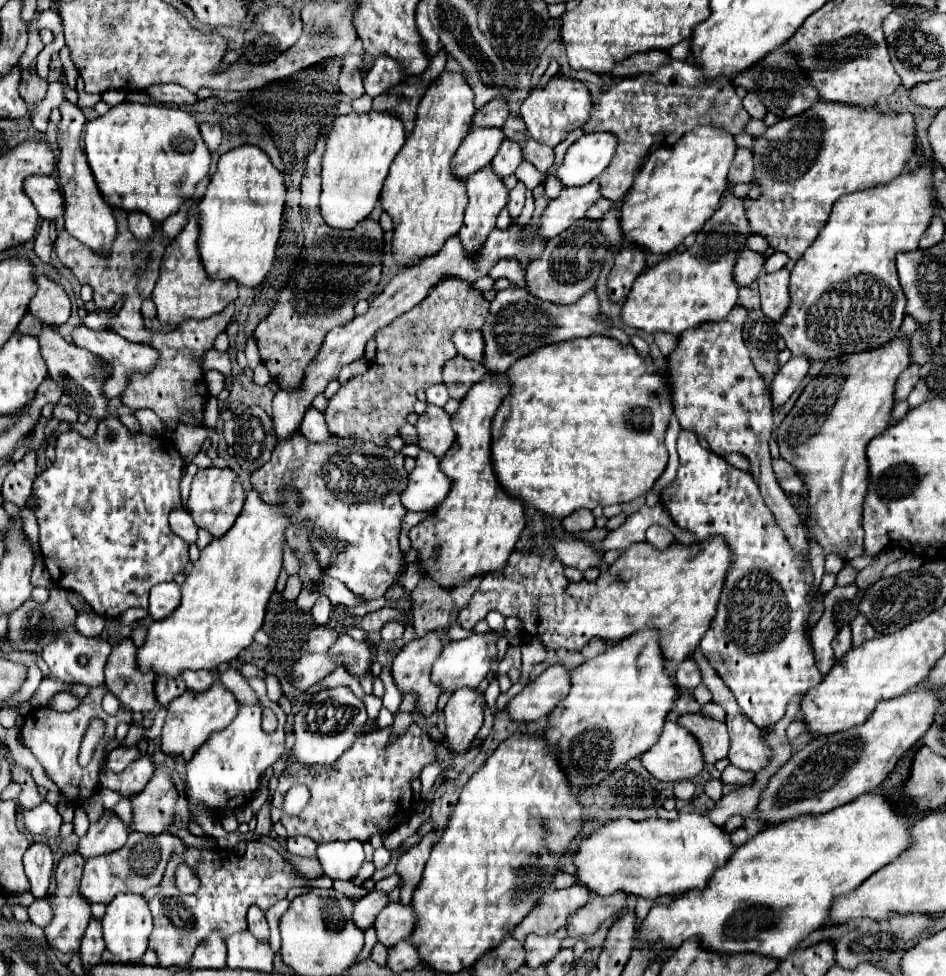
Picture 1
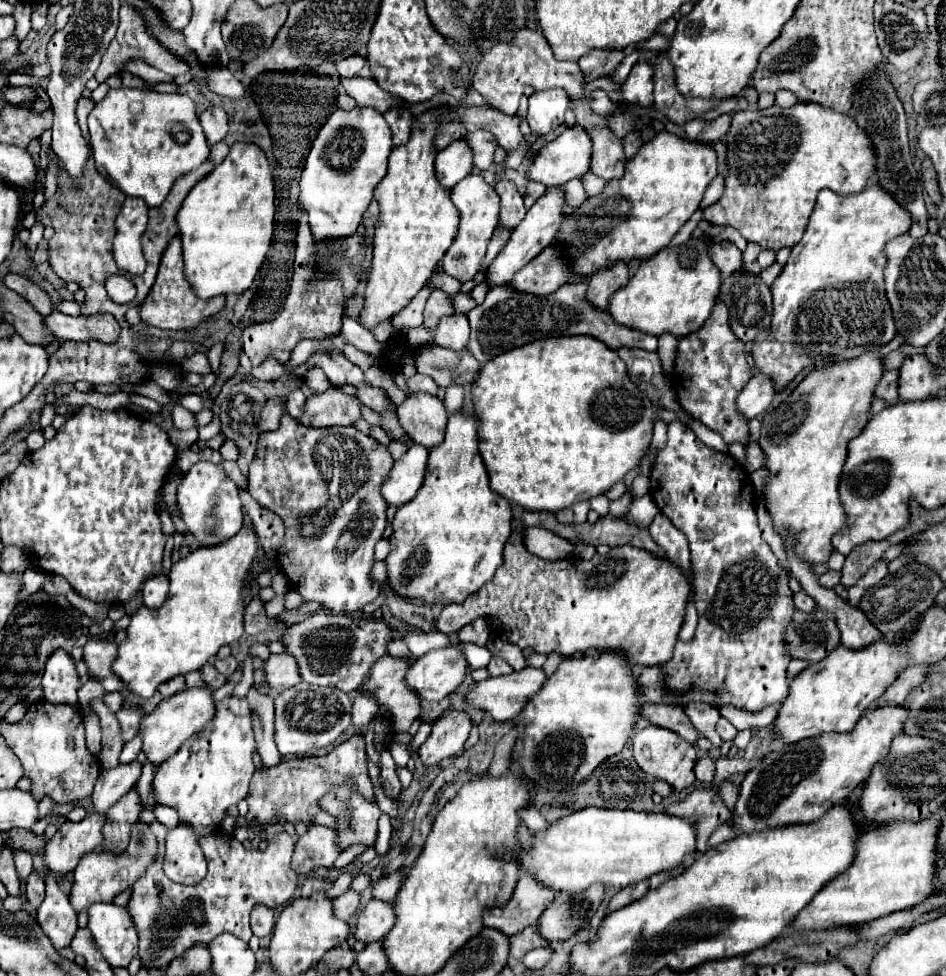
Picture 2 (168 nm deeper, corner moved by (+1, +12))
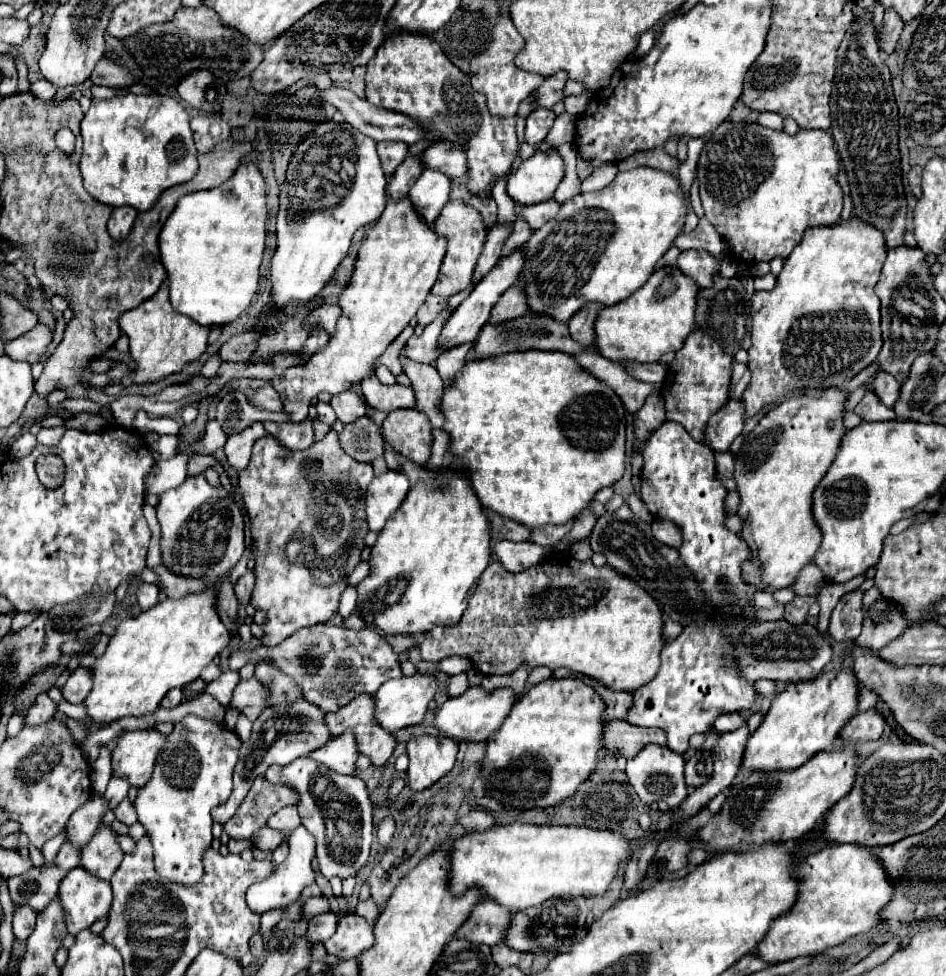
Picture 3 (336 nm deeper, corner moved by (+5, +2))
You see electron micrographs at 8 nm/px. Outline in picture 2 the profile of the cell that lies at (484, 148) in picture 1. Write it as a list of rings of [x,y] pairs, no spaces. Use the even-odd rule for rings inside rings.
[[[463,139],[451,141],[451,145],[439,151],[435,159],[437,177],[447,189],[455,187],[463,177],[471,173],[471,169],[473,169],[473,151]]]

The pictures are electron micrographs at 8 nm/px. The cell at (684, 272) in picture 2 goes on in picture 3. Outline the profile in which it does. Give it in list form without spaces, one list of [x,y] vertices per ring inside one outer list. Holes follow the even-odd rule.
[[[673,267],[657,269],[647,283],[627,301],[603,307],[595,319],[595,345],[605,359],[615,363],[657,363],[661,355],[679,351],[693,331],[695,283]]]

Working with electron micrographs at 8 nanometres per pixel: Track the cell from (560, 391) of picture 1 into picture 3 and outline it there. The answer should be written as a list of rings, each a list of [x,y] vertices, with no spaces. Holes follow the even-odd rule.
[[[515,351],[515,353],[505,353],[499,357],[483,357],[483,359],[467,361],[465,367],[453,377],[453,381],[445,385],[445,391],[439,401],[439,409],[445,417],[445,425],[441,429],[449,435],[449,453],[457,459],[455,467],[459,473],[467,475],[481,505],[489,507],[491,511],[499,513],[505,519],[513,519],[525,525],[527,529],[535,529],[543,525],[563,525],[575,519],[575,515],[579,515],[579,511],[583,511],[583,507],[591,503],[593,495],[599,489],[609,487],[623,477],[623,471],[625,471],[625,419],[623,419],[625,407],[609,385],[605,385],[603,381],[587,373],[583,367],[579,367],[575,357],[571,355],[553,353],[553,351],[551,353],[549,351]]]

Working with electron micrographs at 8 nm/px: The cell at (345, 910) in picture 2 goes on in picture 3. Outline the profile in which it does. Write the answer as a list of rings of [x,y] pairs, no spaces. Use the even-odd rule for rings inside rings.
[[[327,911],[327,913],[315,915],[315,917],[309,921],[305,937],[307,937],[311,943],[323,943],[325,939],[329,939],[329,937],[335,933],[335,927],[337,927],[337,915],[335,915],[333,911]]]

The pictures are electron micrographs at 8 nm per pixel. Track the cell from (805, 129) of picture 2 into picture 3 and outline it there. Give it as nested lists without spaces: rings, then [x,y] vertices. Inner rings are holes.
[[[723,121],[711,135],[705,137],[703,151],[697,161],[697,181],[699,181],[699,195],[701,203],[705,209],[707,221],[717,229],[717,233],[729,243],[729,253],[737,263],[761,263],[761,261],[771,261],[773,257],[787,259],[793,251],[795,245],[801,243],[803,235],[807,229],[813,227],[831,227],[839,223],[841,207],[843,207],[843,193],[837,185],[837,167],[839,167],[839,157],[835,151],[835,143],[831,143],[831,135],[827,131],[799,131],[797,135],[787,135],[785,131],[773,131],[765,129],[757,123],[733,123],[733,121]]]

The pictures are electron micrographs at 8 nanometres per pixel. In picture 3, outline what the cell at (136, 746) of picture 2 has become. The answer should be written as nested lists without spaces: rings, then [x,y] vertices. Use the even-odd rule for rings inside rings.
[[[111,777],[109,787],[107,787],[107,791],[105,791],[105,799],[107,799],[109,809],[115,809],[115,807],[127,797],[127,791],[129,791],[129,783],[127,783],[125,779]]]

